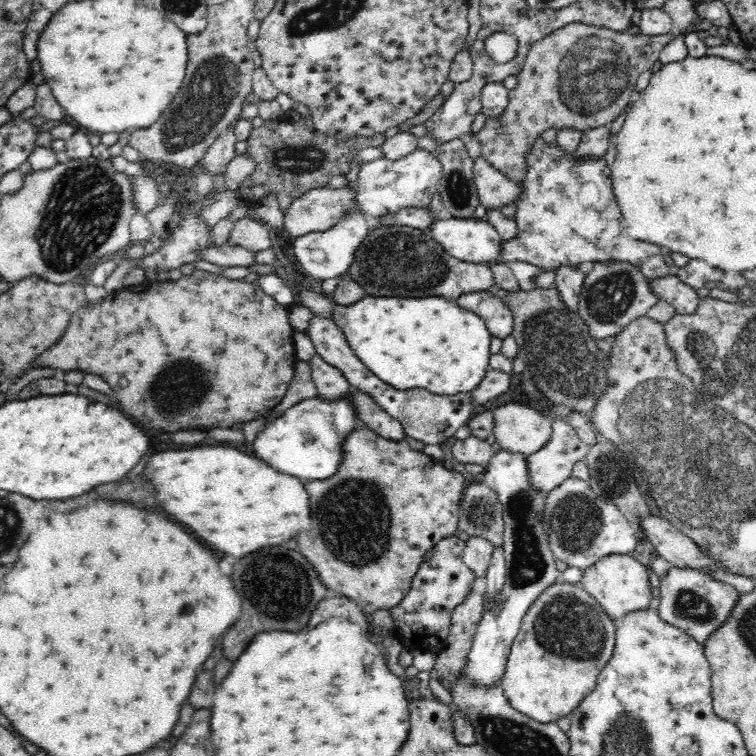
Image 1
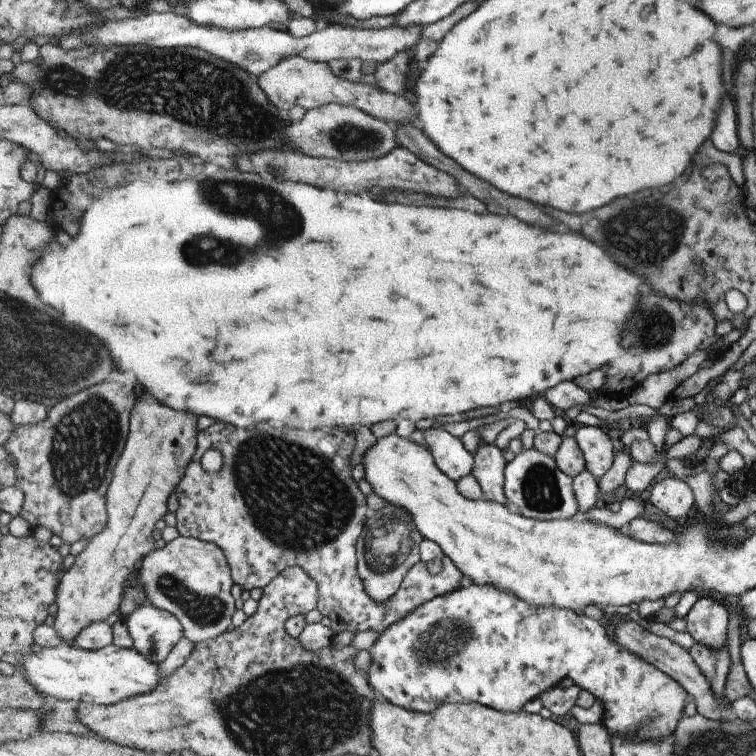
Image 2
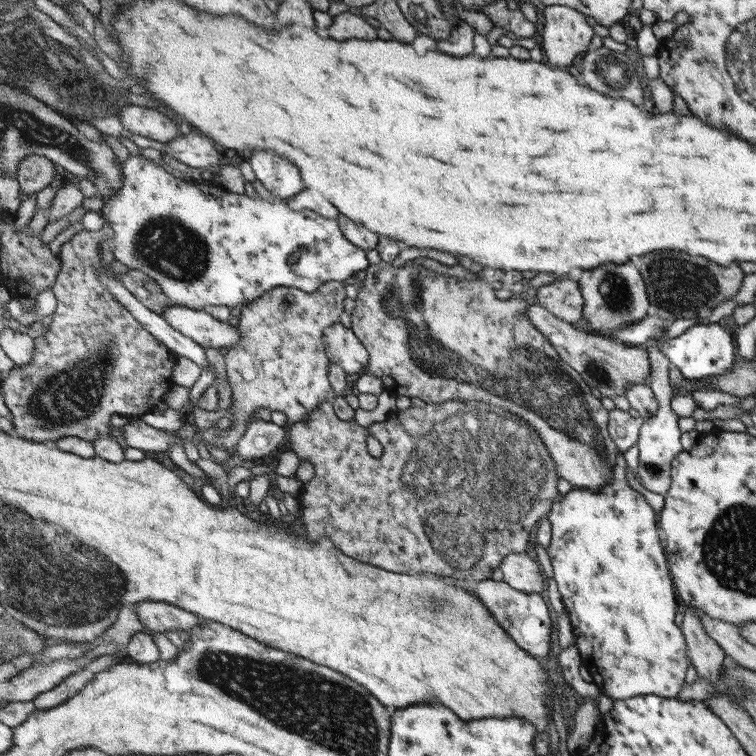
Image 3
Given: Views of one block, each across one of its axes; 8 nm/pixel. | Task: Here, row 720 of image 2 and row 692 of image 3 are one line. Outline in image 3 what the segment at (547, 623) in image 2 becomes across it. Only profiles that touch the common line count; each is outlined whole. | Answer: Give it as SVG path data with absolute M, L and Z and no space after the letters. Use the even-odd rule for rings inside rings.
M617 452L617 460L615 466L611 468L611 482L607 486L601 488L601 492L589 492L585 488L575 488L569 494L563 496L563 500L553 502L553 512L549 512L549 522L551 522L551 542L547 548L547 556L551 560L551 568L553 568L553 580L557 584L557 590L561 594L561 602L563 608L567 612L567 618L571 622L573 628L573 636L575 636L575 648L581 656L581 666L587 668L587 672L593 678L593 684L601 690L603 696L615 700L627 700L631 696L663 696L663 698L677 698L681 688L685 686L683 678L685 678L685 670L689 664L687 658L687 648L685 648L685 636L681 634L681 630L675 626L675 614L677 614L677 596L671 584L671 574L667 568L667 558L665 558L665 550L659 544L659 536L657 536L657 520L655 520L655 512L653 508L647 504L647 500L635 492L633 488L627 486L627 478L625 478L625 460L623 454Z

